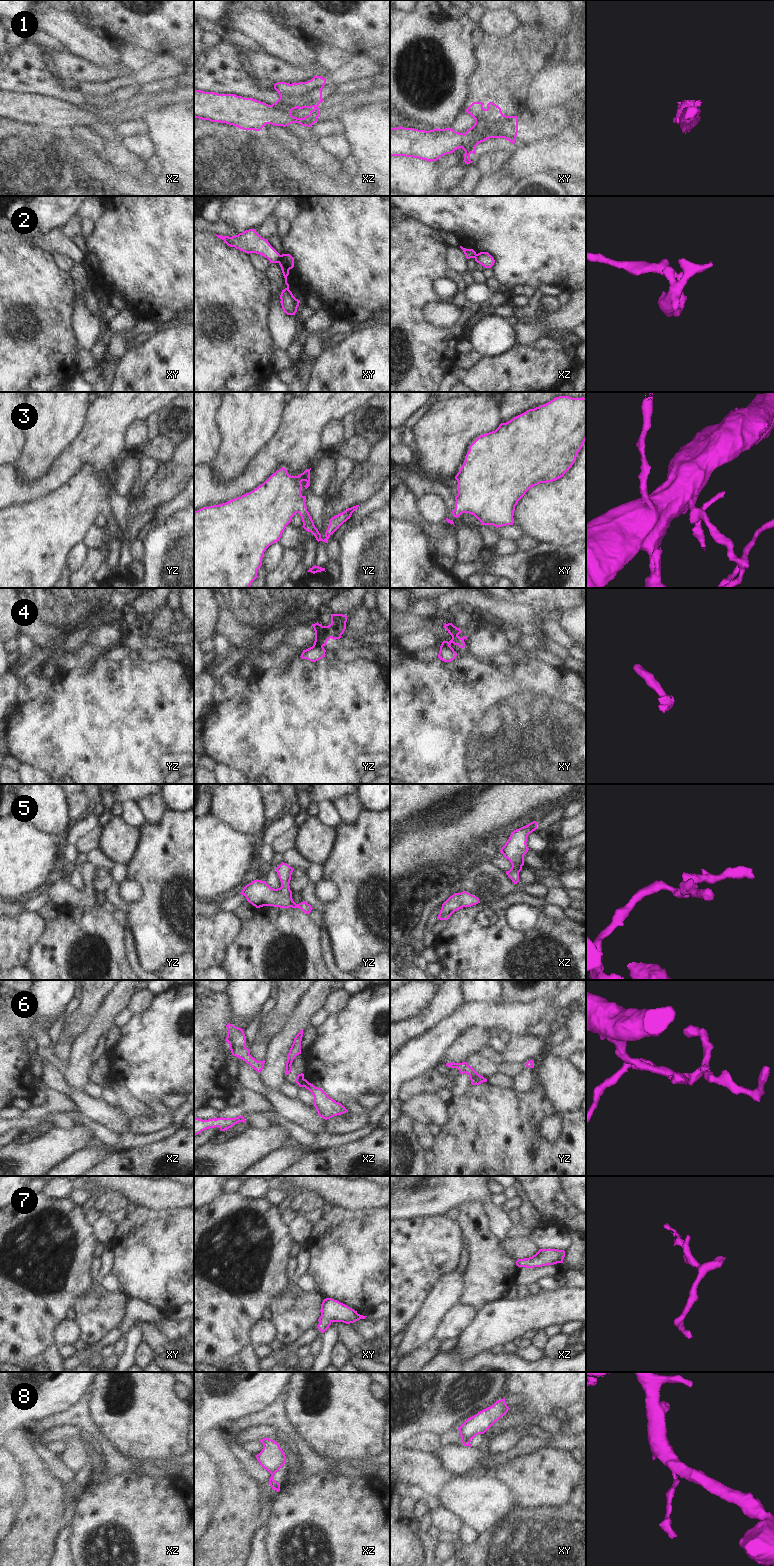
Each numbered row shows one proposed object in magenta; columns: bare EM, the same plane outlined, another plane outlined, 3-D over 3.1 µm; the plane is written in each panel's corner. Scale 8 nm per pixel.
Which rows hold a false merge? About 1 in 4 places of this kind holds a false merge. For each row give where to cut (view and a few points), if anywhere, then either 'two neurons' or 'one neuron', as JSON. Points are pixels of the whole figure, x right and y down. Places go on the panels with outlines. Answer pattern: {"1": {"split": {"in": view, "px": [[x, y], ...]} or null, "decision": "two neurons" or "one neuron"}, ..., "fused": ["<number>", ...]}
{"1": {"split": null, "decision": "one neuron"}, "2": {"split": {"in": "xy", "px": [[281, 255], [278, 262]]}, "decision": "two neurons"}, "3": {"split": null, "decision": "one neuron"}, "4": {"split": {"in": "yz", "px": [[313, 645], [322, 646]]}, "decision": "two neurons"}, "5": {"split": null, "decision": "one neuron"}, "6": {"split": null, "decision": "one neuron"}, "7": {"split": null, "decision": "one neuron"}, "8": {"split": {"in": "xz", "px": [[278, 1469], [271, 1475]]}, "decision": "two neurons"}, "fused": ["2", "4", "8"]}

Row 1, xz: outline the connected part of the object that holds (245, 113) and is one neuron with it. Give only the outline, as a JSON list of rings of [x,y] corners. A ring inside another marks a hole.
[[[314,76],[307,82],[277,82],[274,89],[280,98],[268,105],[253,98],[235,94],[218,94],[194,90],[194,117],[211,122],[226,123],[243,130],[260,131],[266,124],[286,127],[292,123],[311,127],[318,121],[319,104],[326,79]],[[314,108],[304,118],[291,114],[294,109]]]

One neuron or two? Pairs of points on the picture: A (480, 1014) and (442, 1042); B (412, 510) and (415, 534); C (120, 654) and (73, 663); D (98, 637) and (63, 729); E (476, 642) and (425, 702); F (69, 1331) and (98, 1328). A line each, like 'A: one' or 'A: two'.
A: one
B: two
C: two
D: two
E: two
F: two

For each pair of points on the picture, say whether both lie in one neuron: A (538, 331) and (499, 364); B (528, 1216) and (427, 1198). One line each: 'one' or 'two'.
A: two
B: one

